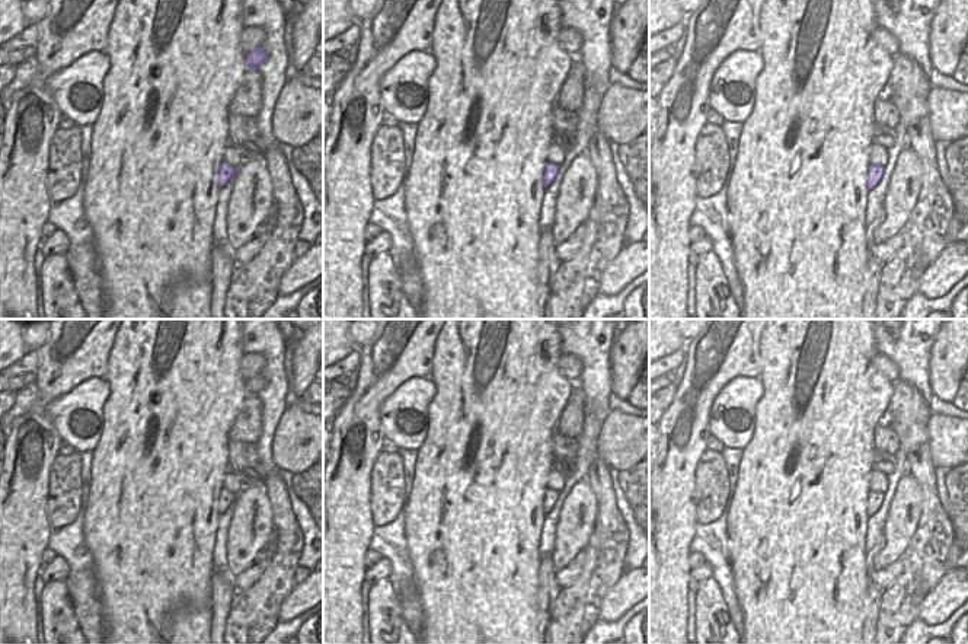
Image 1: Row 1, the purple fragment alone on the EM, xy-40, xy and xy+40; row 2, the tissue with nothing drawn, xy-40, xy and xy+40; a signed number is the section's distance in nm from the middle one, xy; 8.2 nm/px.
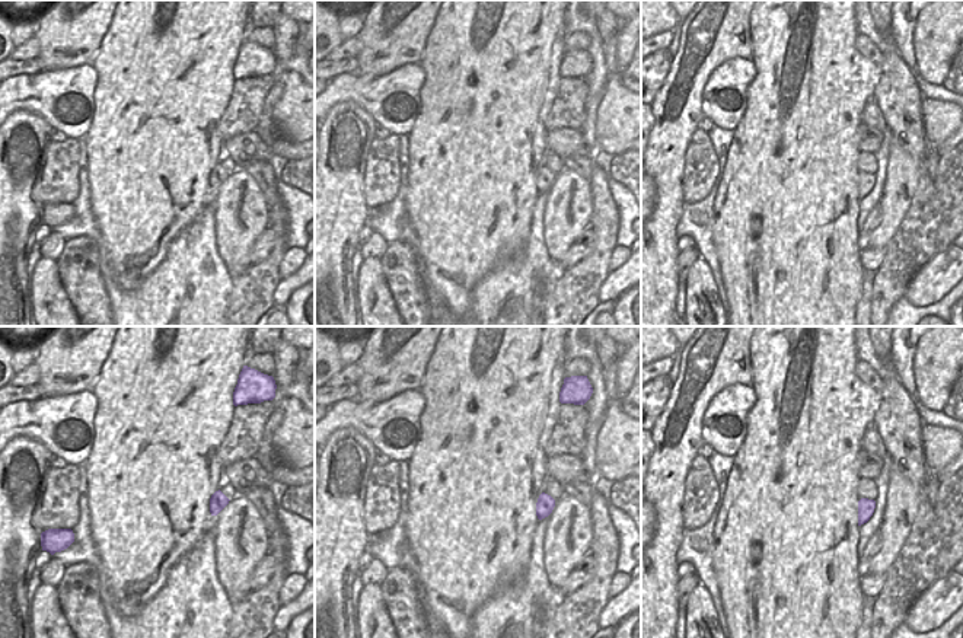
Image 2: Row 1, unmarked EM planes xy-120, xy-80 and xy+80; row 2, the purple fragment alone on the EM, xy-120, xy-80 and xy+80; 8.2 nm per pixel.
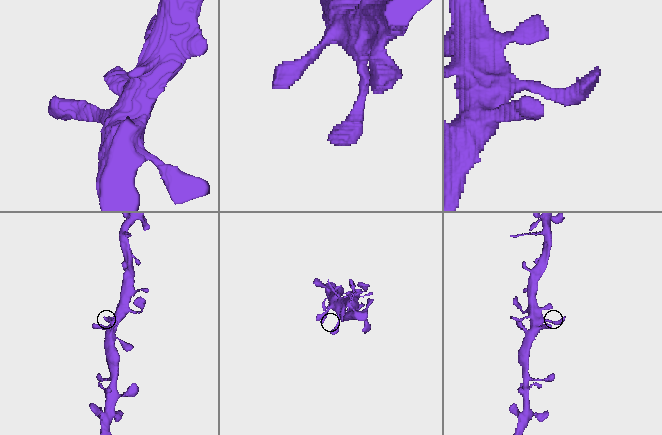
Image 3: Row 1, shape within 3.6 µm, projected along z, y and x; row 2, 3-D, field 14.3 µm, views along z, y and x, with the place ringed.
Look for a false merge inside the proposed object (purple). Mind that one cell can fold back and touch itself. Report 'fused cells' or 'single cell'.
single cell

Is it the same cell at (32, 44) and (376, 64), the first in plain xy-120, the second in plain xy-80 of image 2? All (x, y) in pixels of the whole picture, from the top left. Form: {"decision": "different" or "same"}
{"decision": "different"}

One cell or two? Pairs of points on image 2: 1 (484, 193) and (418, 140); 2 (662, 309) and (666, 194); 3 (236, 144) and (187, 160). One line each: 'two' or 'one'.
1: one
2: one
3: two

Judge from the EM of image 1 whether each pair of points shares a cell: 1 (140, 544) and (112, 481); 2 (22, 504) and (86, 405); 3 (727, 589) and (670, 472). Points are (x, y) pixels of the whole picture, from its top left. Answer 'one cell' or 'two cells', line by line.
1: one cell
2: two cells
3: two cells

